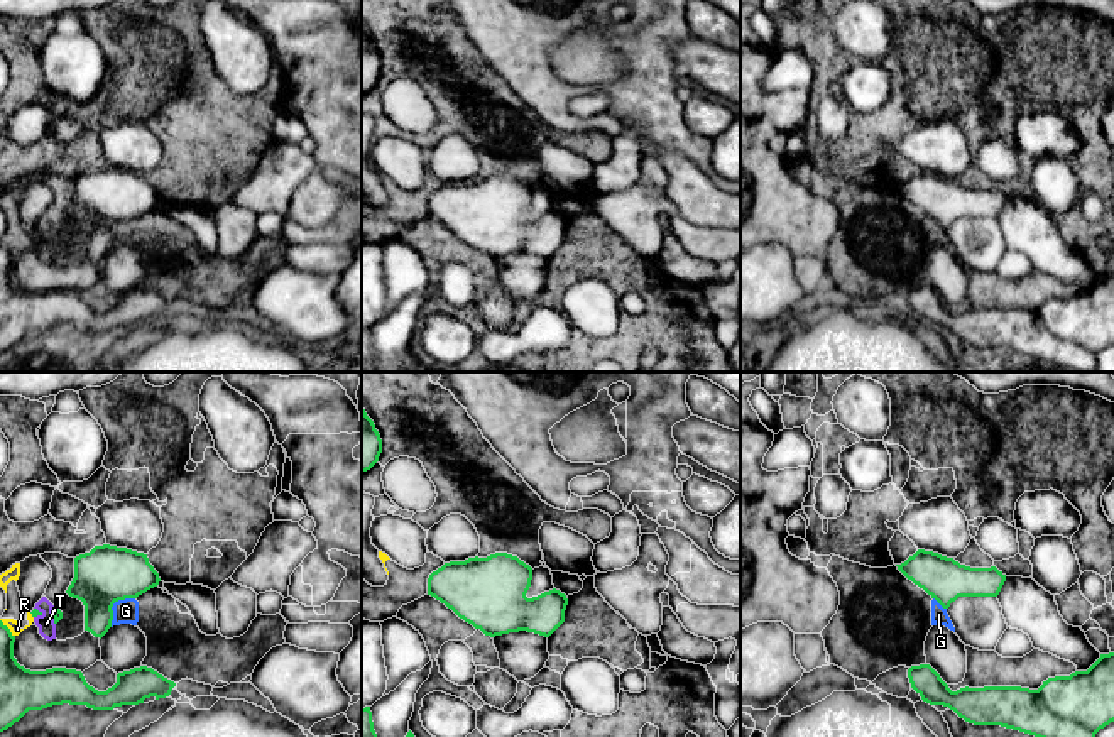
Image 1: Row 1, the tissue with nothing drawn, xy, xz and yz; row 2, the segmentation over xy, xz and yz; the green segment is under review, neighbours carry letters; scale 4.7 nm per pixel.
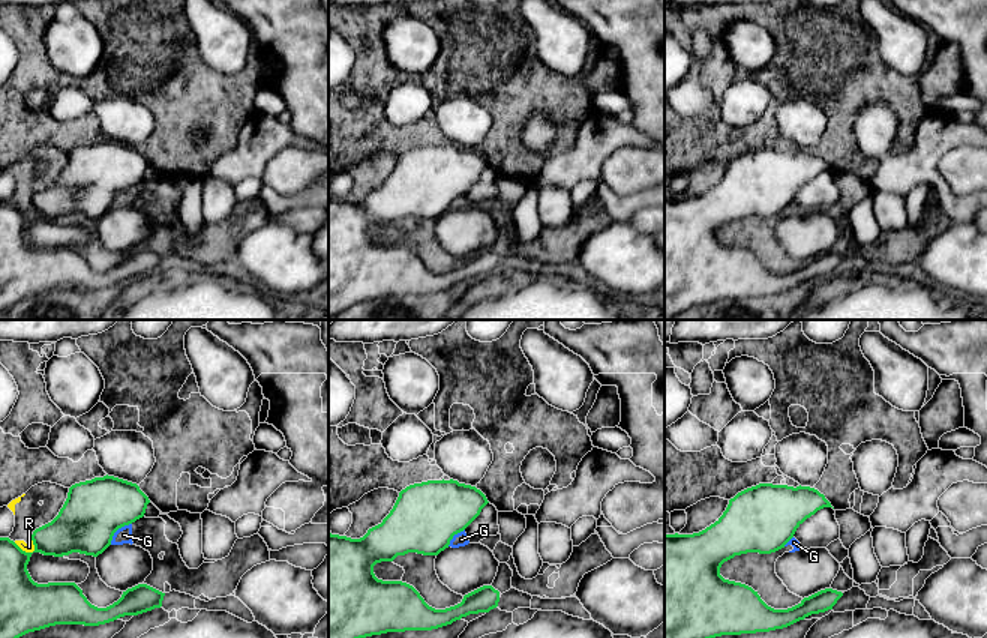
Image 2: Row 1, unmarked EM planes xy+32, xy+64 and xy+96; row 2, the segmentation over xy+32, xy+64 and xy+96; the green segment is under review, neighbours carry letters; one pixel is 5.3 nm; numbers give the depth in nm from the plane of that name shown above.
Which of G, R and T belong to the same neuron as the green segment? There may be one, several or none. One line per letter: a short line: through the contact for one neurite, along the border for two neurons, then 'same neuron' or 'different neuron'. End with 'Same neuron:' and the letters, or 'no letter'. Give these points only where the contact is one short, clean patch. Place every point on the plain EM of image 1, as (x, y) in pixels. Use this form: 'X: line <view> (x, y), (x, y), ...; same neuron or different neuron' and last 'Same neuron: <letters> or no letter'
G: line xy (134, 218), (125, 218), (114, 225), (110, 247); different neuron
R: line xy (0, 240), (14, 257); different neuron
T: line xy (53, 227), (54, 245); different neuron
Same neuron: no letter

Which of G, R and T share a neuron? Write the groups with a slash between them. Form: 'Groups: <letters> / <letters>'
Groups: G R T

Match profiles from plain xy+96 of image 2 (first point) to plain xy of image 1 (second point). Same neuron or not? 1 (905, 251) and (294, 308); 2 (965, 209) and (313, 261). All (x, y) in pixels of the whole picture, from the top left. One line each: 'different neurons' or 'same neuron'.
1: different neurons
2: different neurons

